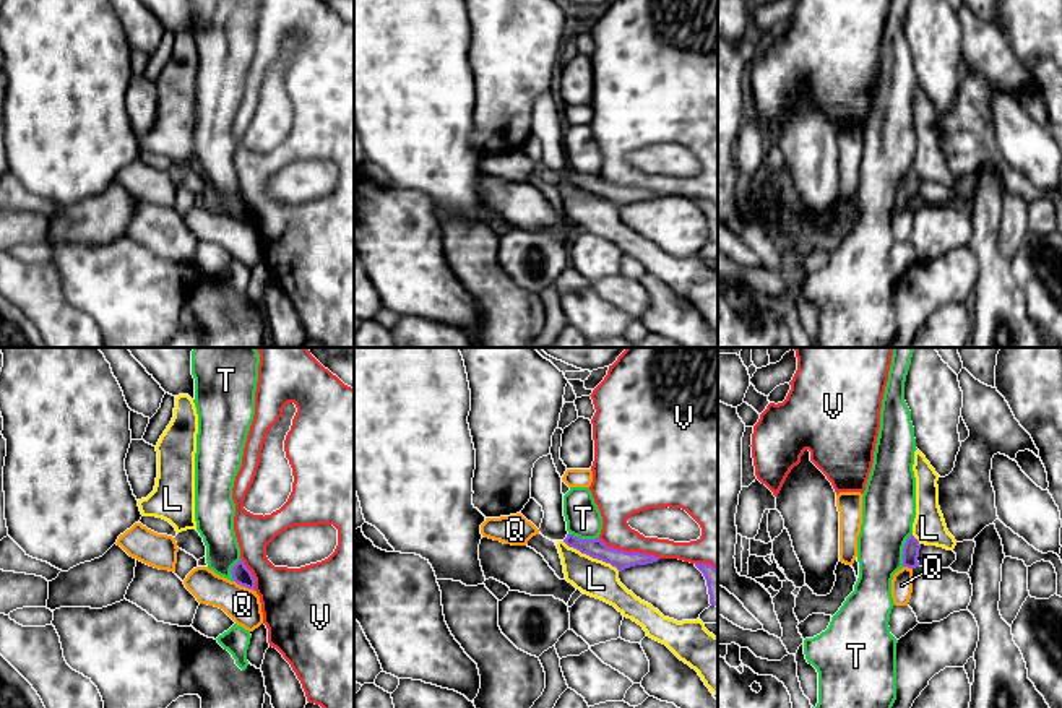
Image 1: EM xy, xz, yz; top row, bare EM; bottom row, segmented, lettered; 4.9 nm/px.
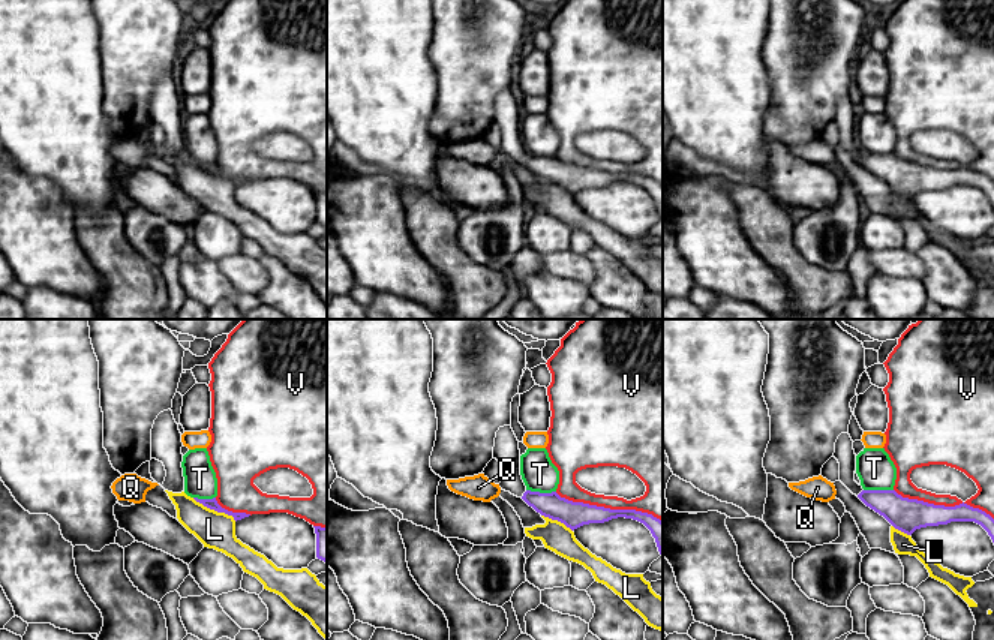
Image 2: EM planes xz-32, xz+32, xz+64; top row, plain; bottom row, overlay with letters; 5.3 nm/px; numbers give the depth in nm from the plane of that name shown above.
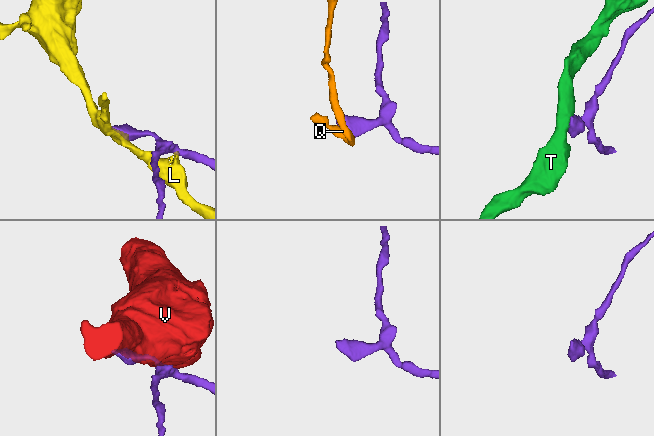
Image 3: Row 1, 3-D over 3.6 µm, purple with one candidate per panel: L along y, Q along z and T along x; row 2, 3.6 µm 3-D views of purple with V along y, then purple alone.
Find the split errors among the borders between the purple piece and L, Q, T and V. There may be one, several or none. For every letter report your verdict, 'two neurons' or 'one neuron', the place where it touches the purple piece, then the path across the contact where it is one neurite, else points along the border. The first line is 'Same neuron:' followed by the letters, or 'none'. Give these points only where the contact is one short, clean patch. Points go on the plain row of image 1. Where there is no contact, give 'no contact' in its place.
Same neuron: none
L: two neurons; meets purple in xz at (591, 192); border along xz (562, 177), (609, 198), (619, 207)
Q: two neurons; meets purple in xy at (244, 221); border along xy (234, 216), (254, 228)
T: two neurons; meets purple in yz at (903, 185); border along yz (911, 169), (903, 184), (902, 202)
V: two neurons; meets purple in xz at (629, 189)

